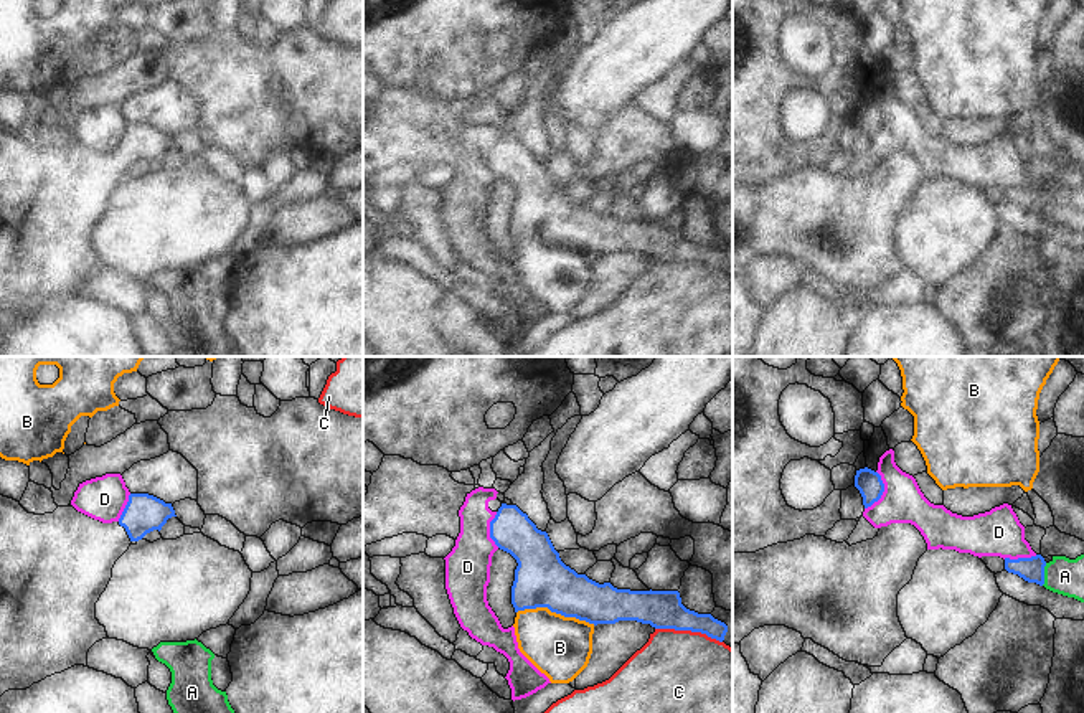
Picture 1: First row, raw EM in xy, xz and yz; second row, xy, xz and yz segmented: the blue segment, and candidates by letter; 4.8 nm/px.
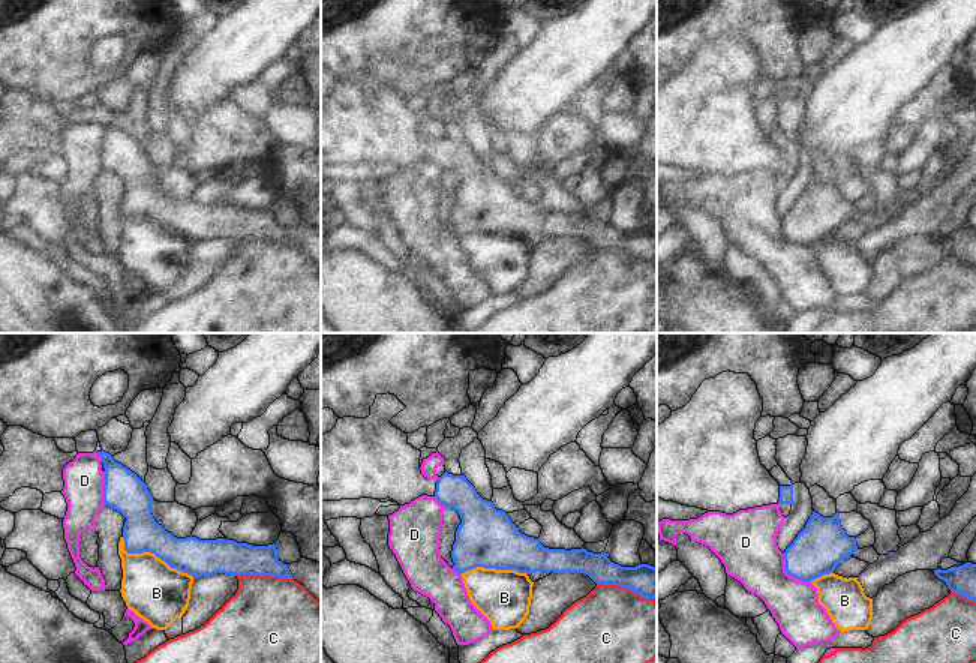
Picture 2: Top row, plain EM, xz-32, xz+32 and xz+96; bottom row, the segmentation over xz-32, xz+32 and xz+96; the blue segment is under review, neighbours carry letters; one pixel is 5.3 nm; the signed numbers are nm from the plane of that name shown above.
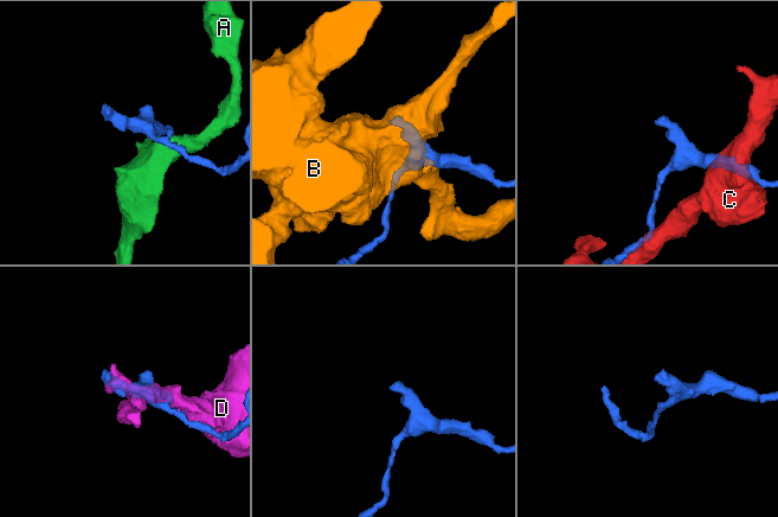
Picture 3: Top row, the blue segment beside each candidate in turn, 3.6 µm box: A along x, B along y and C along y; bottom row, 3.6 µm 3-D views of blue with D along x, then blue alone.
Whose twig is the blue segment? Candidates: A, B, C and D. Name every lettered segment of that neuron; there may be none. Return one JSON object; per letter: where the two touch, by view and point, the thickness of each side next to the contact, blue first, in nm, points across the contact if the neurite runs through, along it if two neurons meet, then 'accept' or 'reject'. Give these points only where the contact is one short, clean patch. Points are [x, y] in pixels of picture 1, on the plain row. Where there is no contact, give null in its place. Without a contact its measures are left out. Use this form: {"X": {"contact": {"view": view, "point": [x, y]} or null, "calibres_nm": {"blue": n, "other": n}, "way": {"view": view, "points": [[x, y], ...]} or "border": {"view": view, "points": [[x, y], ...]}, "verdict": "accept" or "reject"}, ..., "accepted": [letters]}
{"A": {"contact": {"view": "yz", "point": [1043, 205]}, "calibres_nm": {"blue": 120, "other": 180}, "verdict": "reject"}, "B": {"contact": {"view": "xz", "point": [556, 243]}, "calibres_nm": {"blue": 280, "other": 300}, "verdict": "reject"}, "C": {"contact": {"view": "xz", "point": [688, 259]}, "calibres_nm": {"blue": 190, "other": 480}, "verdict": "reject"}, "D": {"contact": {"view": "yz", "point": [883, 121]}, "calibres_nm": {"blue": 120, "other": 200}, "verdict": "reject"}, "accepted": []}

